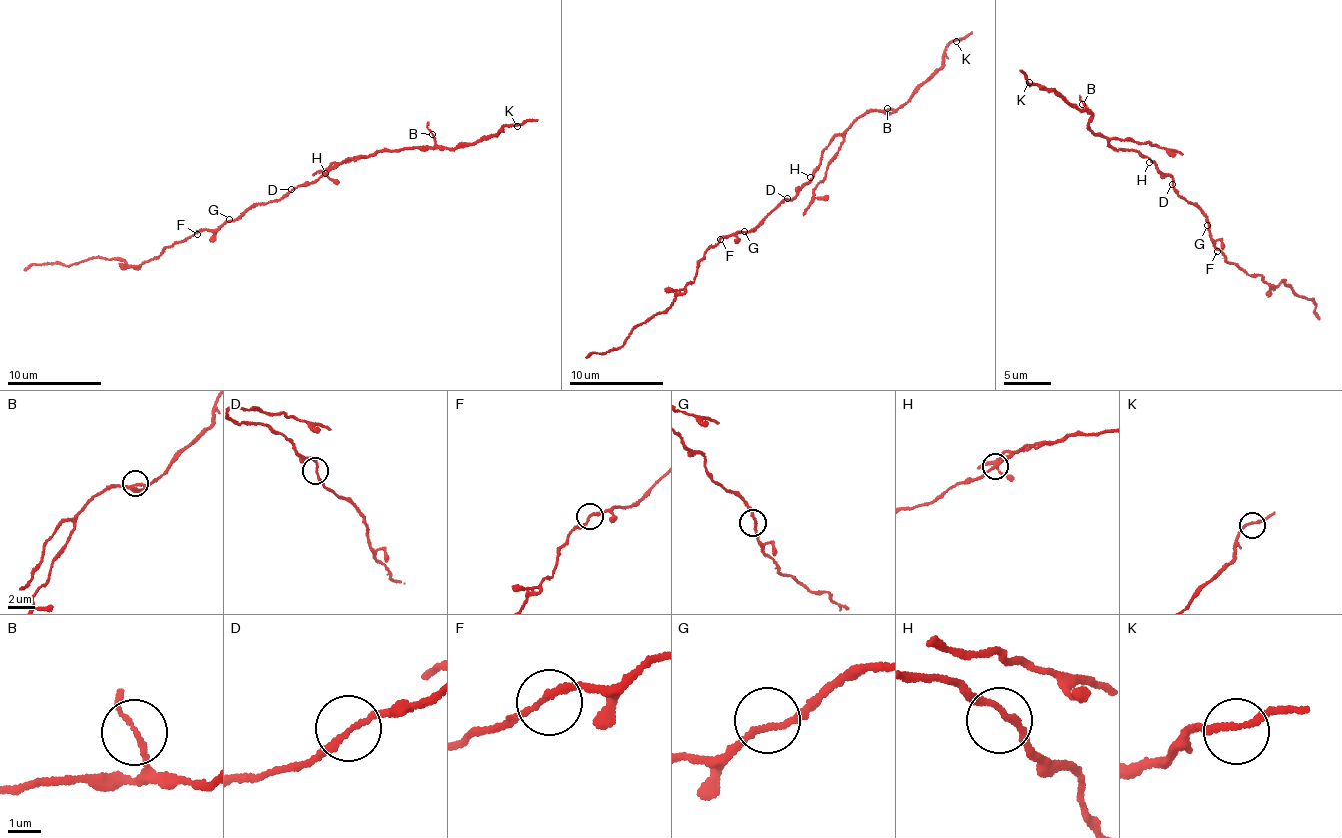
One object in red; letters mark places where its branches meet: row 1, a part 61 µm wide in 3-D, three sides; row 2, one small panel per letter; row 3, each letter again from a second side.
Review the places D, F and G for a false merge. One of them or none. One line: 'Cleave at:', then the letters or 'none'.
Cleave at: none

